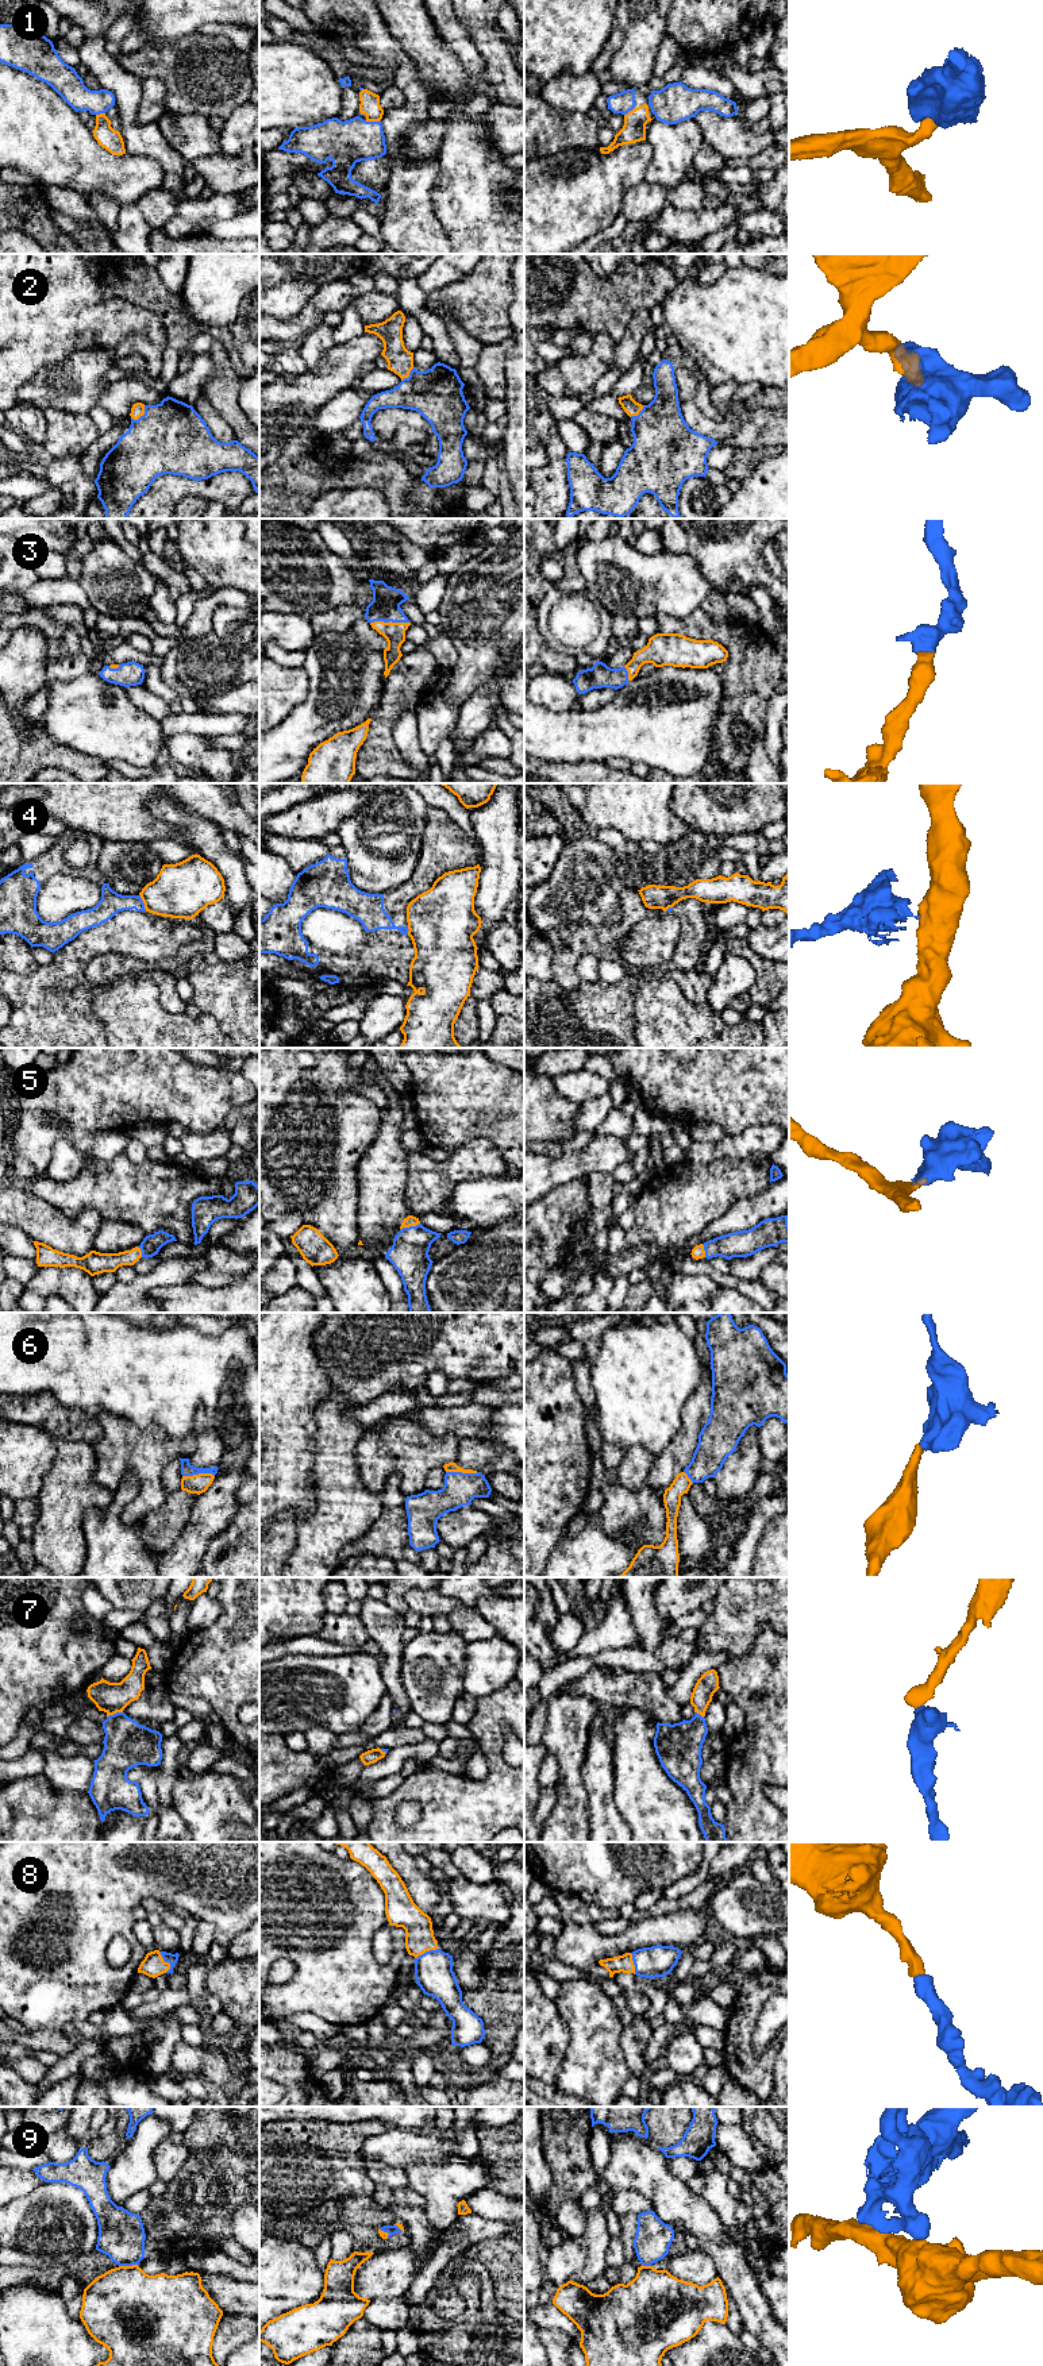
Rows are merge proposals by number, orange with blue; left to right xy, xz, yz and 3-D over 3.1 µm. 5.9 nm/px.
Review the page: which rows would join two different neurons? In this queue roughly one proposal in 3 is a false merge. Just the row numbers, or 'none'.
4, 9

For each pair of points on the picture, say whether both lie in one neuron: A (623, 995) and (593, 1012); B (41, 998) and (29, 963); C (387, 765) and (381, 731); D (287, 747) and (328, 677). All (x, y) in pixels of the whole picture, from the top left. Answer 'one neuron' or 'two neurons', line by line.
A: one neuron
B: two neurons
C: one neuron
D: one neuron

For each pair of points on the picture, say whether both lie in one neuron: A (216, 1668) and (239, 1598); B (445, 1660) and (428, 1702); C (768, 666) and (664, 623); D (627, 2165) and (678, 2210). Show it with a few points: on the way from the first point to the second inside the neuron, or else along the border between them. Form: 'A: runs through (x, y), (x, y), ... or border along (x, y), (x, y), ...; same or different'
A: runs through (234, 1650), (239, 1645), (239, 1615); same
B: runs through (434, 1671), (433, 1691); same
C: runs through (742, 648), (727, 634), (700, 625), (689, 625); same
D: runs through (639, 2170), (666, 2197); same

